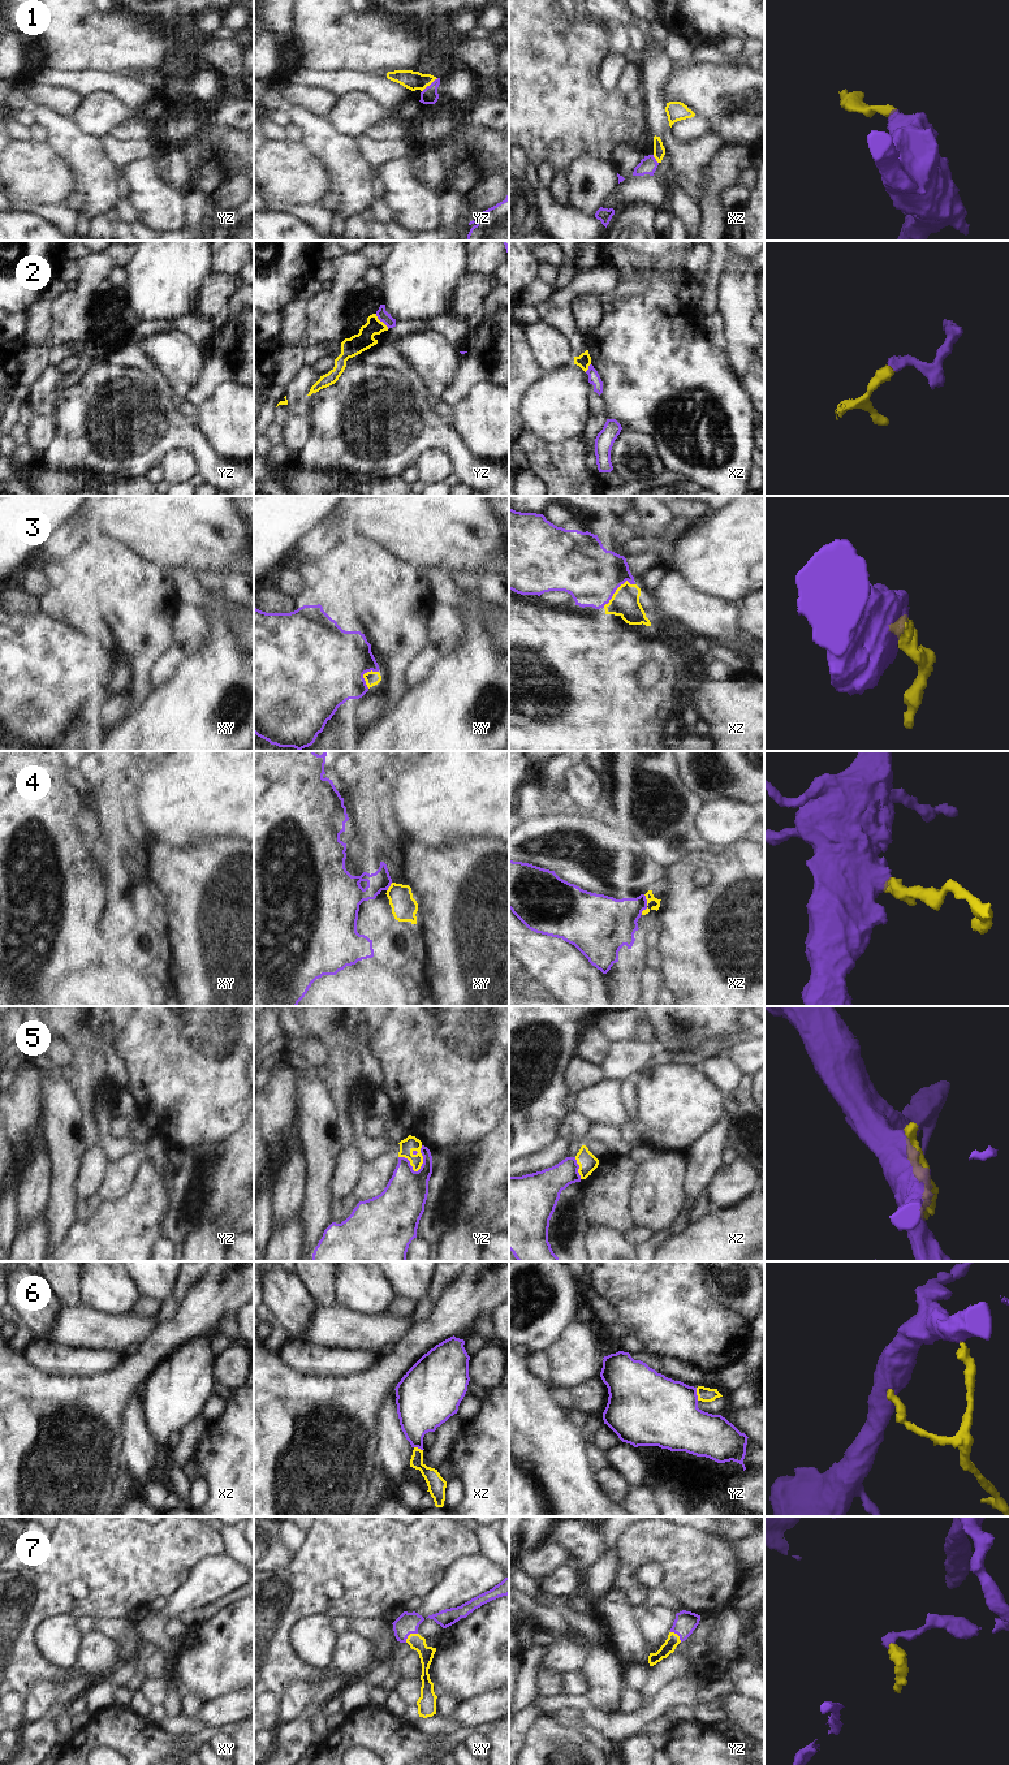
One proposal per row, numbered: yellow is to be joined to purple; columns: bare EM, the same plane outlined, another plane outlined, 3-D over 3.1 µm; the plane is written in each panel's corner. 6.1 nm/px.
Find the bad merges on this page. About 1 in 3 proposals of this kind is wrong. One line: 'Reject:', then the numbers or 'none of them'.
Reject: 2, 4, 5

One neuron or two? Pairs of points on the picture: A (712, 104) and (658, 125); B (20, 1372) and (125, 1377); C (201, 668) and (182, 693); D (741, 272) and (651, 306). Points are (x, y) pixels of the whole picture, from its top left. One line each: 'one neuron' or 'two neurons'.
A: two neurons
B: one neuron
C: one neuron
D: two neurons

